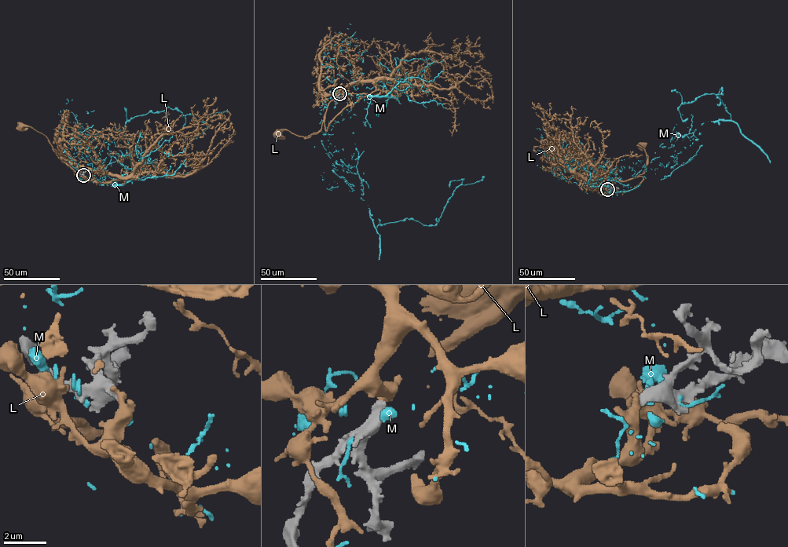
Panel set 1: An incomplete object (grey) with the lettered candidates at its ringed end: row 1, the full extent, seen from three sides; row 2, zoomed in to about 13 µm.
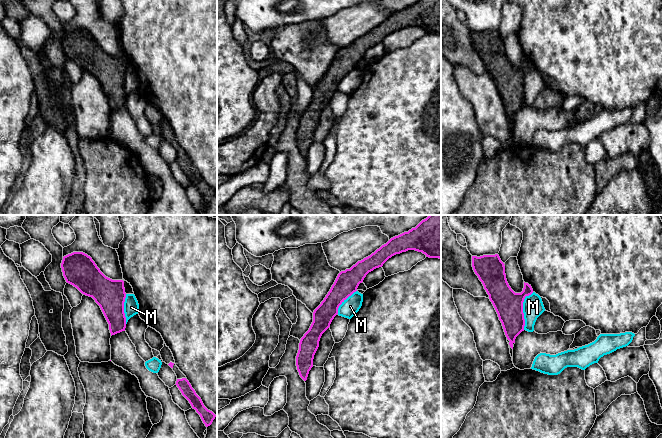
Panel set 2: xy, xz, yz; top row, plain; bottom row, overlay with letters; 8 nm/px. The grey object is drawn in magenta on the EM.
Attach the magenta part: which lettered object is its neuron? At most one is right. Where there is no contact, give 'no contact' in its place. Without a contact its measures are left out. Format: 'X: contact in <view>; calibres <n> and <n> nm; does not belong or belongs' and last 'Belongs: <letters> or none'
L: no contact; does not belong
M: contact in yz; calibres 220 and 170 nm; does not belong
Belongs: none

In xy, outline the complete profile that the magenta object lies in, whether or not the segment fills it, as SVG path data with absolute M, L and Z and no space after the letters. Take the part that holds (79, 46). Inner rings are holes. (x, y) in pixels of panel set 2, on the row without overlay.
M73 28L63 33L61 44L67 59L92 73L100 82L112 111L125 107L124 57L106 53L90 32Z

